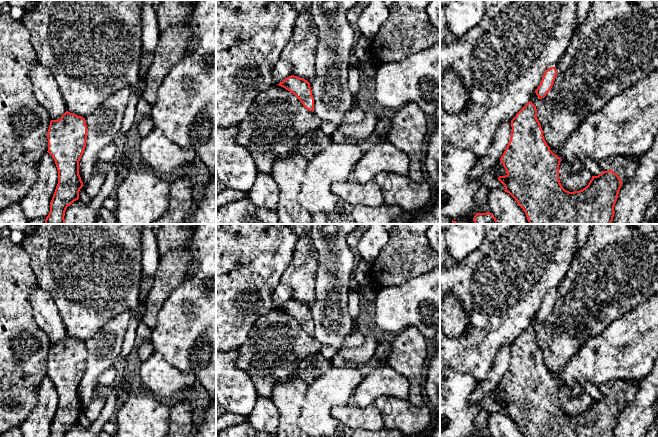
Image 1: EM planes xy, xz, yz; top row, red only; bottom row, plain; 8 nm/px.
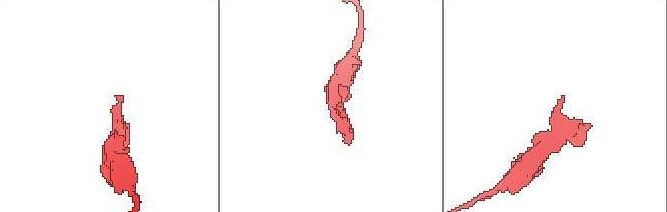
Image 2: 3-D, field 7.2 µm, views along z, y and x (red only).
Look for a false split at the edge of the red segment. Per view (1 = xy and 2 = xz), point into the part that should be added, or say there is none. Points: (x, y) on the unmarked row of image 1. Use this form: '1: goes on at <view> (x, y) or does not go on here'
1: does not go on here
2: does not go on here

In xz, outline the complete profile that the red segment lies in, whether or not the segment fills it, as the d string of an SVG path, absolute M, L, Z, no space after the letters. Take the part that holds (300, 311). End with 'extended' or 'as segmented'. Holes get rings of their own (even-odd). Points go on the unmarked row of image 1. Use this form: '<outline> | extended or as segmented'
M291 299L277 309L293 317L307 334L314 335L314 321L307 304Z | as segmented

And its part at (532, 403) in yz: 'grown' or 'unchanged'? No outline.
grown

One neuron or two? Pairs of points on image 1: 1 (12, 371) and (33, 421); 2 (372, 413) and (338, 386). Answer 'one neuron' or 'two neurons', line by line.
1: two neurons
2: two neurons

